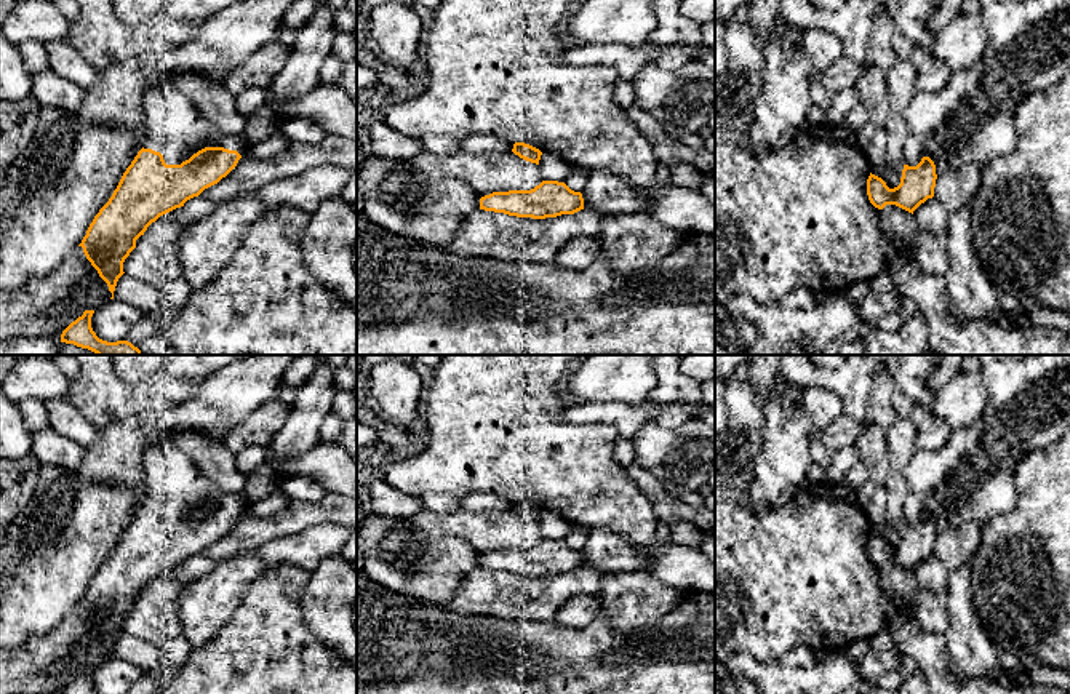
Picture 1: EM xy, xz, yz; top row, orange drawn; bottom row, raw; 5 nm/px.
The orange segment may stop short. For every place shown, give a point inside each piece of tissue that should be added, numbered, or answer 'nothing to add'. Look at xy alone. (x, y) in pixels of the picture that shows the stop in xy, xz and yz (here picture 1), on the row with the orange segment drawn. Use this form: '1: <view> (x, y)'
1: xy (175, 127)

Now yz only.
1: yz (970, 120)

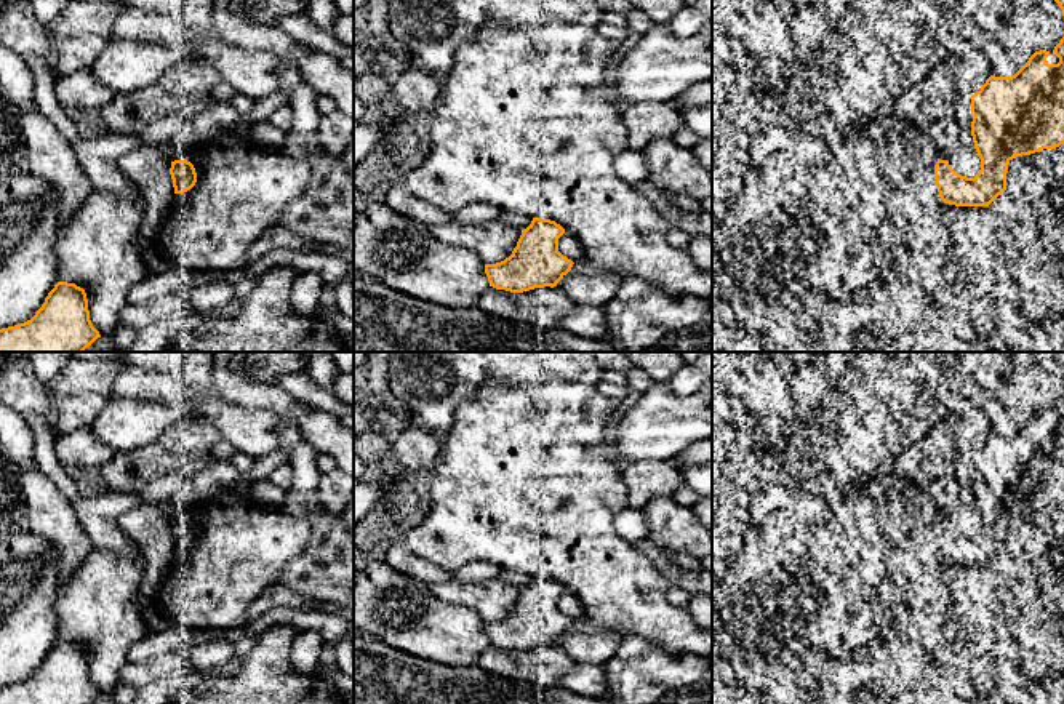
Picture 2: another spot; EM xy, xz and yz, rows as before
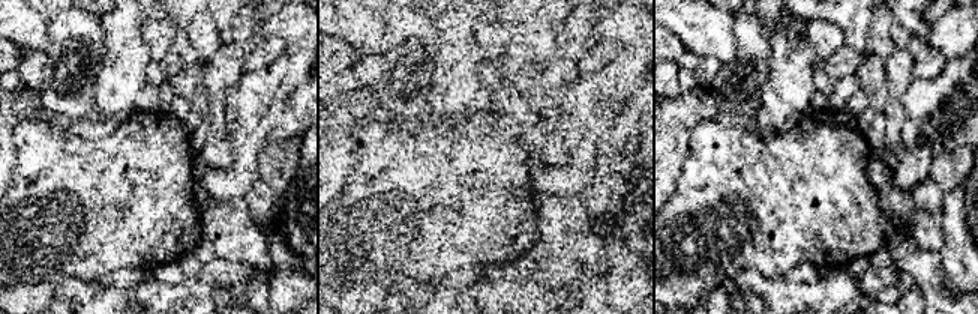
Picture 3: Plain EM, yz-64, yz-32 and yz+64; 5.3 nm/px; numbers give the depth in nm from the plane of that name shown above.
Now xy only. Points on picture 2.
nothing to add

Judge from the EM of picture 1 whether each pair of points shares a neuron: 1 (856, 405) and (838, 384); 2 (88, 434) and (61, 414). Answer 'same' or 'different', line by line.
1: same
2: same

